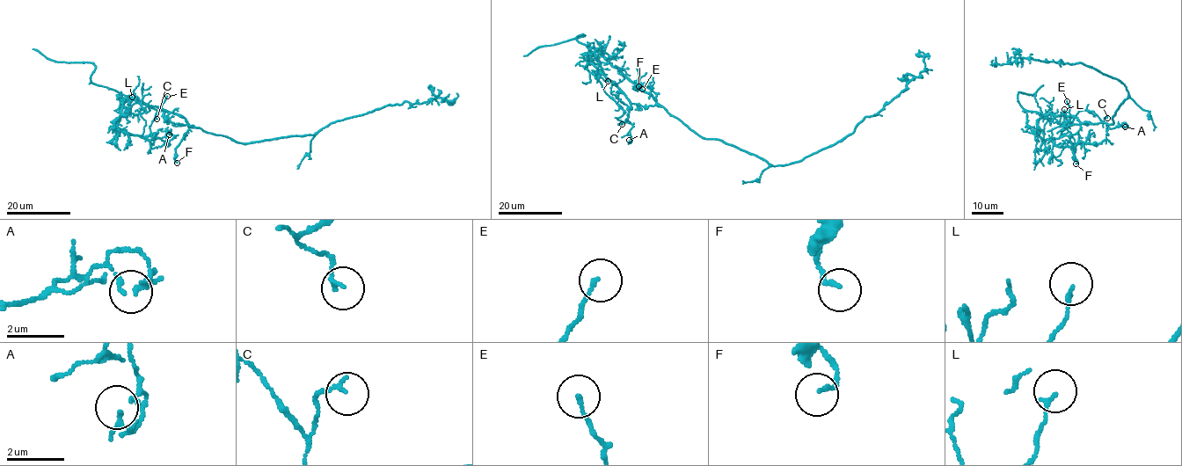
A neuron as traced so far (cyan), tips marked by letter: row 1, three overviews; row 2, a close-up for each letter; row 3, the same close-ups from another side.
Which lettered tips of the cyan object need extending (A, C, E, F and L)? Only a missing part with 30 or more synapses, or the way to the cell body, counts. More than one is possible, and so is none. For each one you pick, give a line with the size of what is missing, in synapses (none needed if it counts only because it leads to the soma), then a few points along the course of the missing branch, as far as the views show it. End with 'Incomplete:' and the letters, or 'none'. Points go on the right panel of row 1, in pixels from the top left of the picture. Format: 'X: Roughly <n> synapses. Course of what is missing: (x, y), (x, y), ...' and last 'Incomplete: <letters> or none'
Incomplete: none

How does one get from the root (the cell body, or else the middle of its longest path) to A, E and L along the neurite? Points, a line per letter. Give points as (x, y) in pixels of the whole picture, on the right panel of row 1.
A: (1112, 124), (1048, 114), (1039, 120), (1037, 134), (1054, 145), (1073, 147), (1100, 142), (1107, 127), (1125, 127)
E: (1112, 124), (1089, 122), (1067, 127), (1065, 122), (1069, 115), (1067, 101)
L: (1112, 124), (1083, 123), (1073, 115), (1040, 116), (1054, 118), (1058, 123), (1064, 109)

